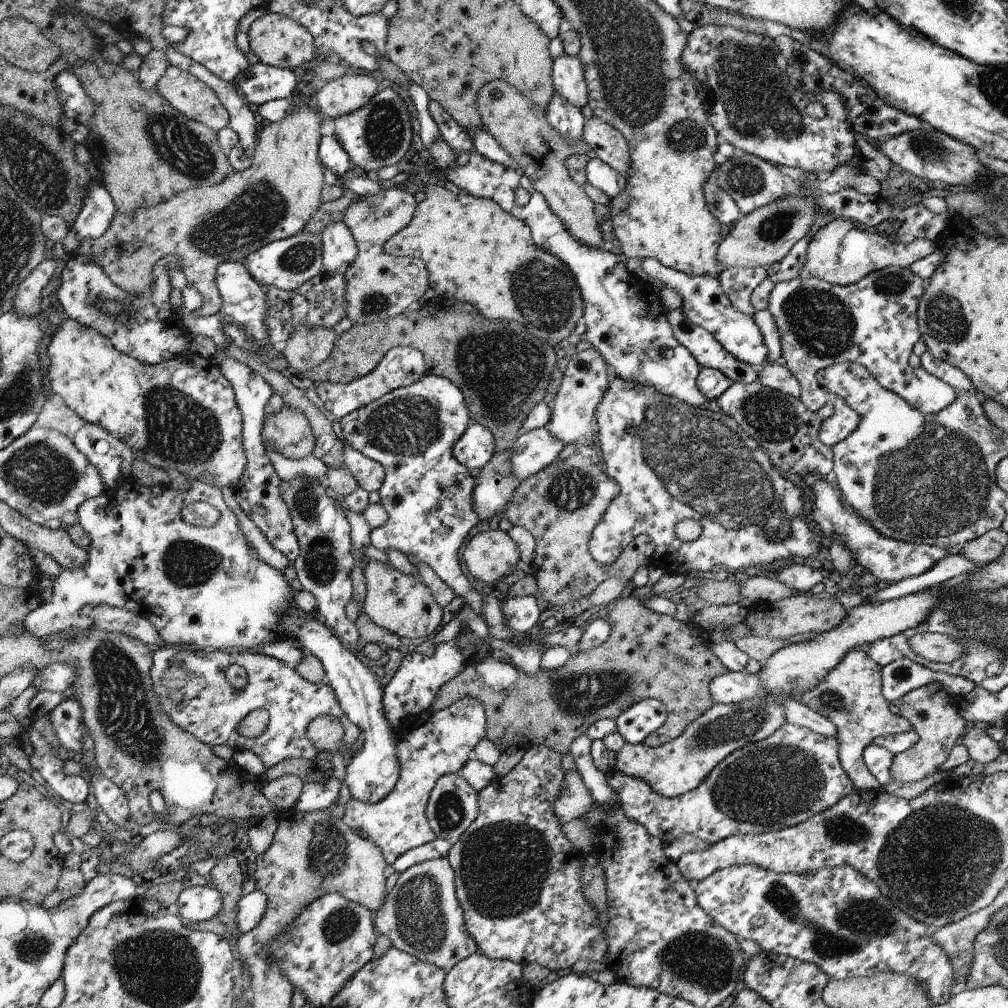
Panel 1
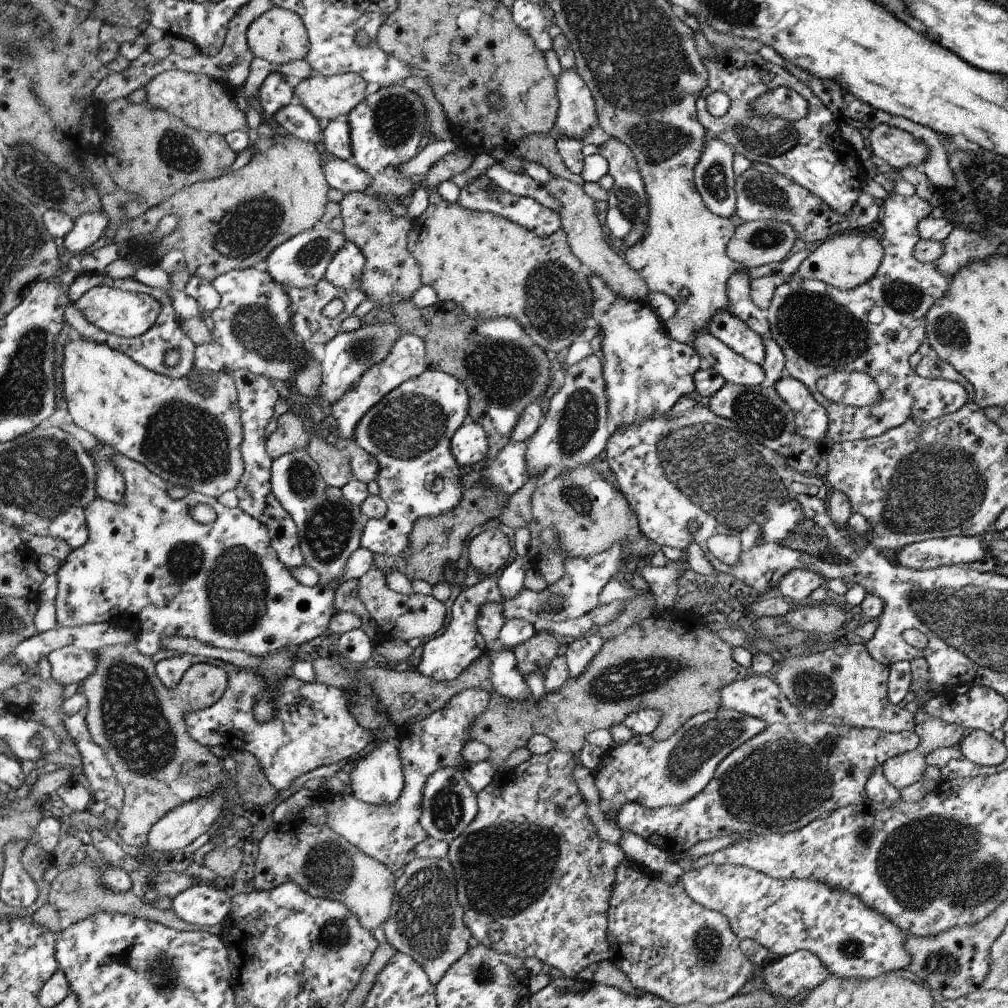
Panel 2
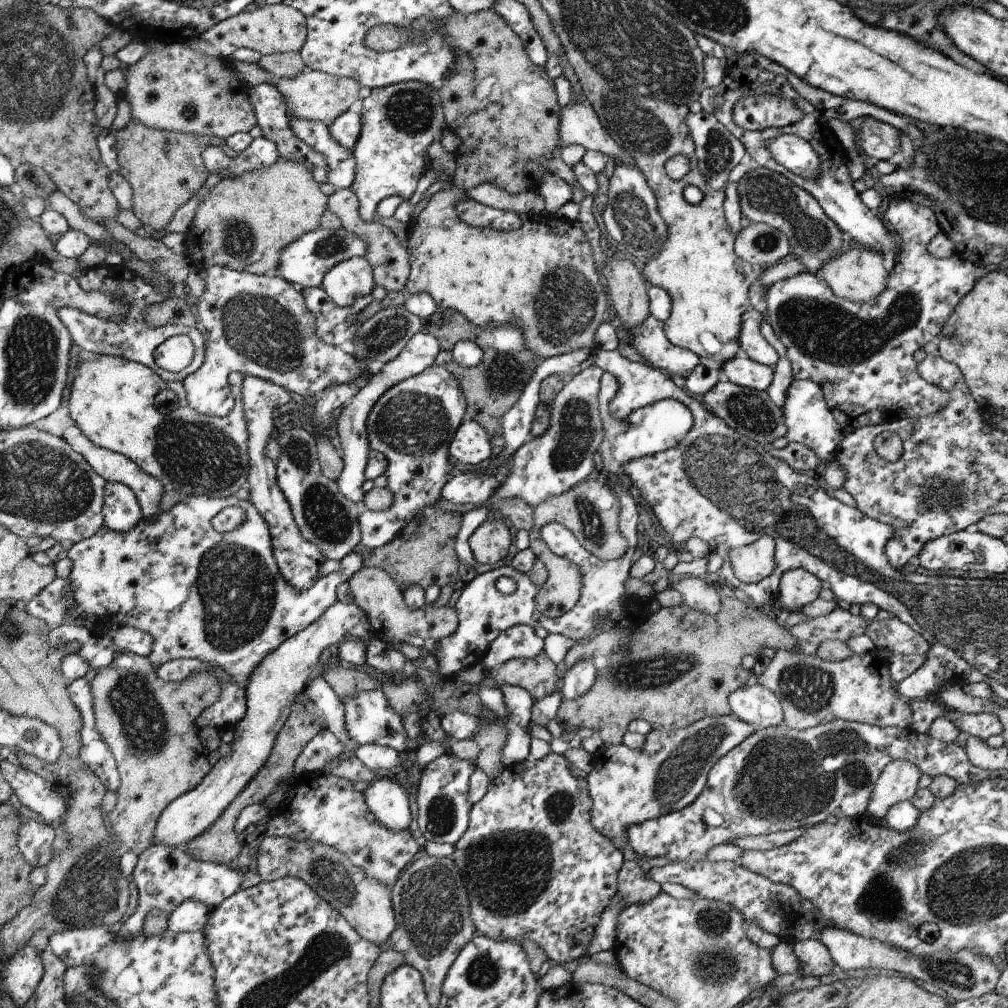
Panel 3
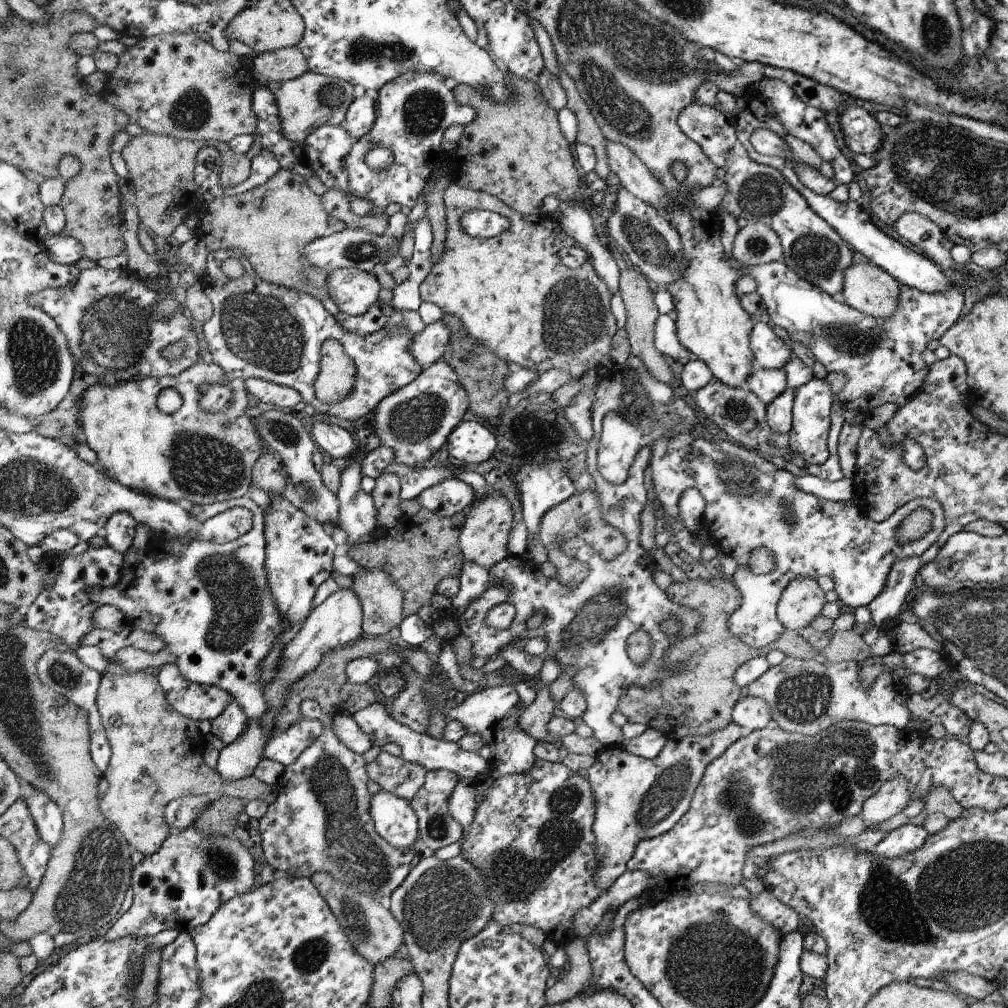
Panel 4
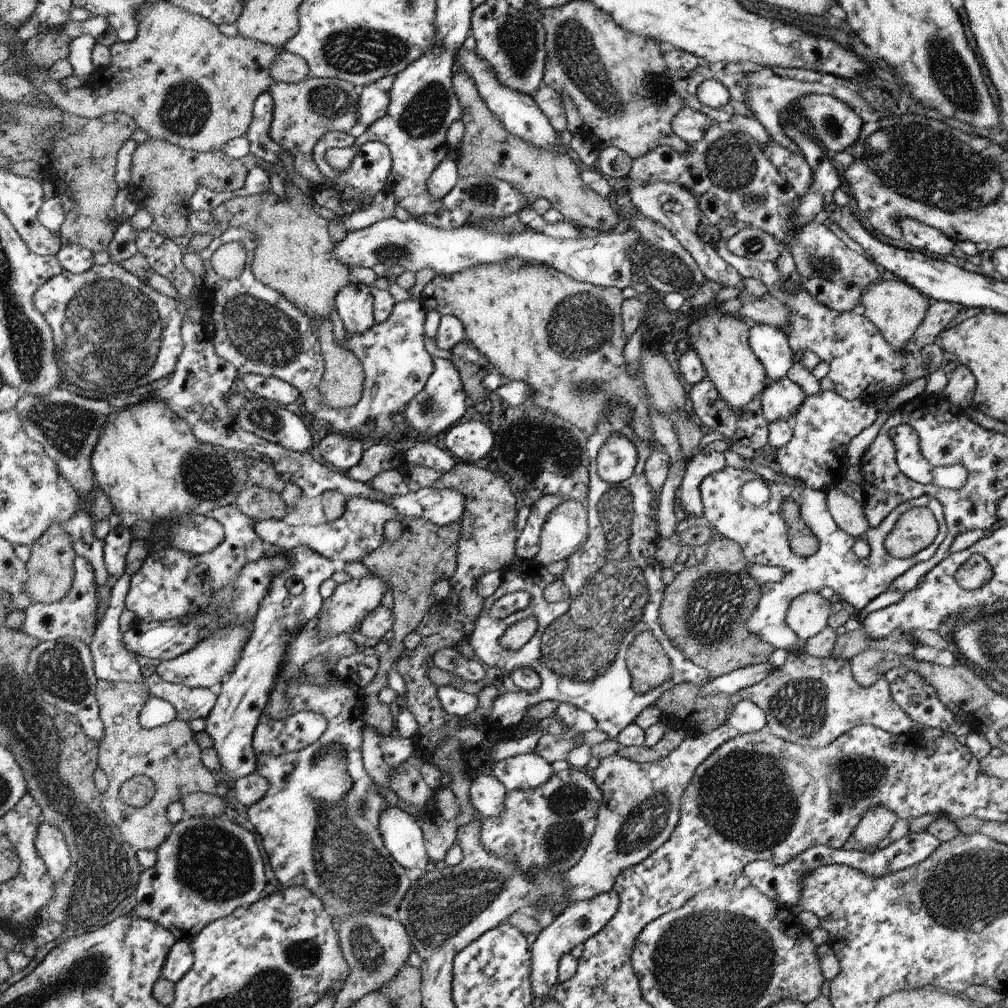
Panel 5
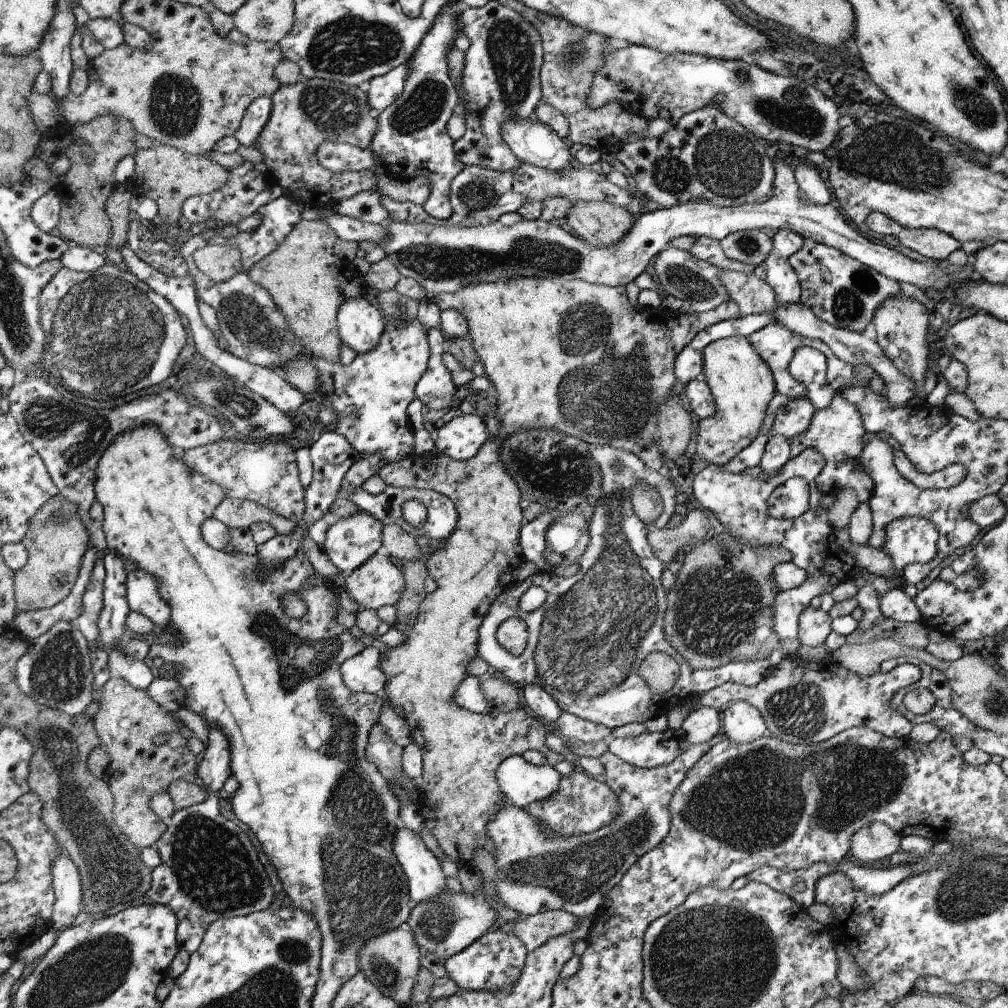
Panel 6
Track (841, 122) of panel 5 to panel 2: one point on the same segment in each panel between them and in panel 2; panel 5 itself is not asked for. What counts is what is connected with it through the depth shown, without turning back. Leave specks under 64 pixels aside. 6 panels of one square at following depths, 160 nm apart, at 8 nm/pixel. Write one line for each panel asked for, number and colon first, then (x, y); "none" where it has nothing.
2: (897, 147)
3: (879, 140)
4: (862, 133)

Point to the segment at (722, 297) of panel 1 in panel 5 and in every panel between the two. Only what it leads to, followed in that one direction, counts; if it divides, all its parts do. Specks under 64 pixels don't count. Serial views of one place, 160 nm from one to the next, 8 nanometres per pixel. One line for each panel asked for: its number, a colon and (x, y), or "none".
2: (736, 334)
3: (753, 344)
4: (770, 352)
5: (772, 347)

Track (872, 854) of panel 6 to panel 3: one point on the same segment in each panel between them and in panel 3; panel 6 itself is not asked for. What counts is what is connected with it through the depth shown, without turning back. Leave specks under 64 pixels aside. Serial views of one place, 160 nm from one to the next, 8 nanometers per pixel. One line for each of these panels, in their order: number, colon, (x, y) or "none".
3: (899, 782)
4: (891, 799)
5: (876, 823)

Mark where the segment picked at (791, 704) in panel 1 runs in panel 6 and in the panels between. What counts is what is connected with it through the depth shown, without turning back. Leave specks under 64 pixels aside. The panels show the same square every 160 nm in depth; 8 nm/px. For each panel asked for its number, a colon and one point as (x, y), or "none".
2: (760, 697)
3: (755, 705)
4: (751, 713)
5: (747, 717)
6: (742, 722)

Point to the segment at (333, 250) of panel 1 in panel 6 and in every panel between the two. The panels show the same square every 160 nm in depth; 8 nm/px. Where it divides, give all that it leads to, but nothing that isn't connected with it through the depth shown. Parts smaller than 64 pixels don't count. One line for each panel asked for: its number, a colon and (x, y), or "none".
2: (347, 266)
3: (352, 279)
4: (352, 290)
5: (354, 303)
6: (361, 324)

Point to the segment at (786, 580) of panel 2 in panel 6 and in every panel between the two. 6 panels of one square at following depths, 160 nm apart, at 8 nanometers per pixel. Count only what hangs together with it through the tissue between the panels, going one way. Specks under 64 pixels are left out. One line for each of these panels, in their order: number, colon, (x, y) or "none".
3: (798, 588)
4: (803, 600)
5: (808, 613)
6: (814, 624)

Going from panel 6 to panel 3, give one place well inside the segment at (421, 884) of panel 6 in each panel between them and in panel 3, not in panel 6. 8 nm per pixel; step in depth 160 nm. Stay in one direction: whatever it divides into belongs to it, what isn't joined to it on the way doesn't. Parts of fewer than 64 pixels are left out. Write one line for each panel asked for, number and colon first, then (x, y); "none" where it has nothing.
3: (389, 802)
4: (395, 821)
5: (403, 837)

